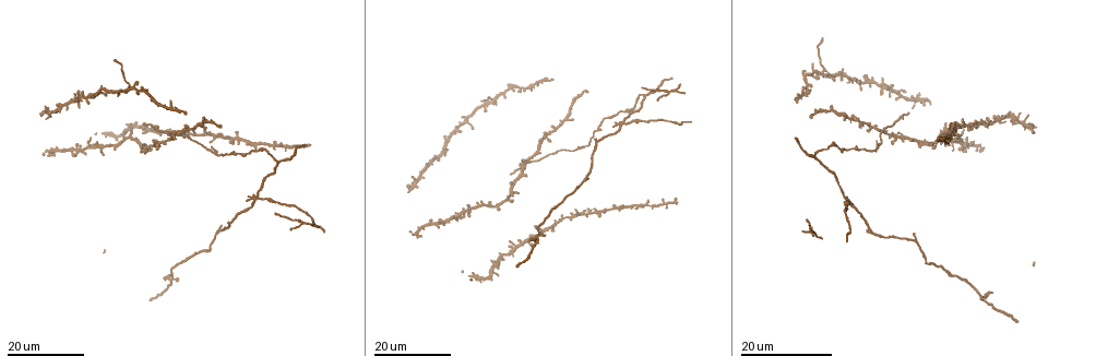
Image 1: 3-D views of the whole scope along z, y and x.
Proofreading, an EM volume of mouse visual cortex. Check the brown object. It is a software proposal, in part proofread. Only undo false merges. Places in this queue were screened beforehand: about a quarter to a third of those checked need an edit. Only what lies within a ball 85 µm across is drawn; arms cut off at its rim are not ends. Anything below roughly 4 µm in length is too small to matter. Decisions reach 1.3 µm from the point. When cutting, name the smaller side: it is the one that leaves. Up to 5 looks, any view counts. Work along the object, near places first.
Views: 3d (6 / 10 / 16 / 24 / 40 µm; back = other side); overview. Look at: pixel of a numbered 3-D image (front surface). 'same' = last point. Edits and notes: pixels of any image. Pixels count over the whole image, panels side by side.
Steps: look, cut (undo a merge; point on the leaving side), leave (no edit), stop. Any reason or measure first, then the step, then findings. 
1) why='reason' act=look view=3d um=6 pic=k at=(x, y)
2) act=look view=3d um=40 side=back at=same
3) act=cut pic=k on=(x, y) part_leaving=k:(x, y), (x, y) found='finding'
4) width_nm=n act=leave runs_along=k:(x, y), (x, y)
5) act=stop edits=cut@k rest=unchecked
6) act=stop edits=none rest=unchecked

act=look view=3d um=24 pic=1 at=(536, 238)

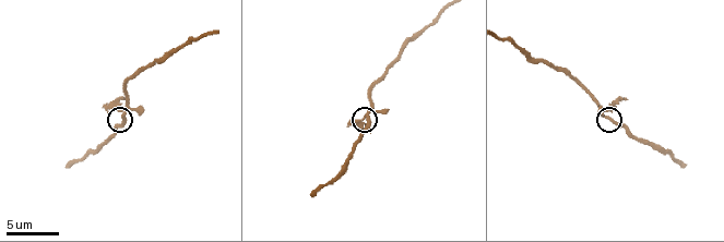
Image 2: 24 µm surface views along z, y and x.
why='closer look' act=look view=3d um=6 pic=2 at=(605, 115)

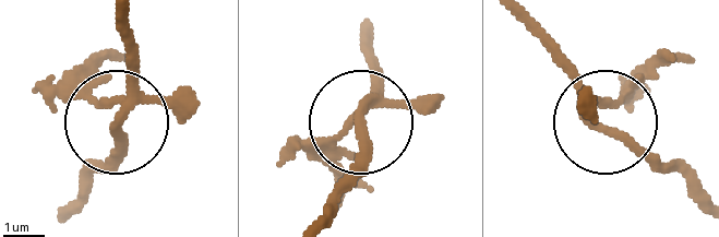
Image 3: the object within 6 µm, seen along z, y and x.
arms=4 act=leave found='all the same neuron'

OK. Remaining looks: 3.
why='a fork' act=look view=3d um=24 pic=1 at=(889, 126)

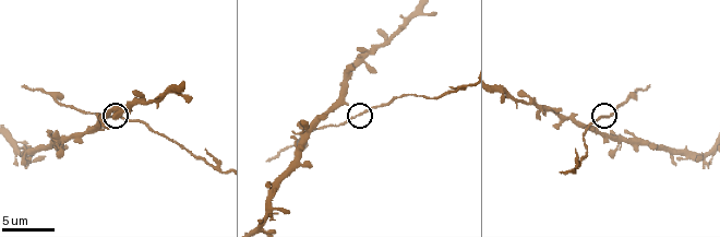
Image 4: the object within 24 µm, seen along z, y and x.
act=look view=3d um=10 pic=4 at=(605, 118)

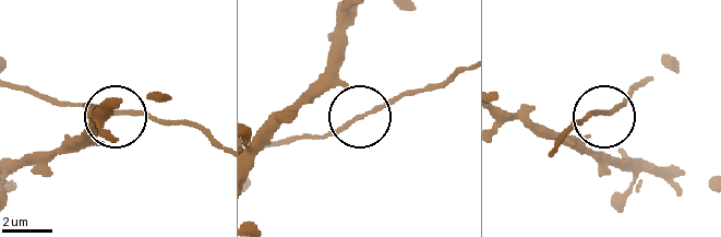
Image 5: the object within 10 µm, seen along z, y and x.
why='zoom in' act=look view=3d um=6 pic=5 at=(605, 111)

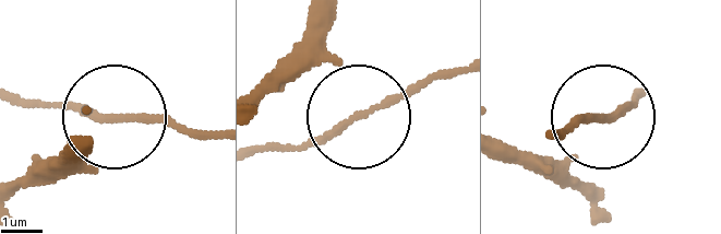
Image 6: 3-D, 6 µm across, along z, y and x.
width_nm=140 act=leave found='one neuron here'

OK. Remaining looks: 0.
act=stop edits=none rest=unchecked

